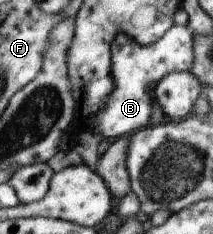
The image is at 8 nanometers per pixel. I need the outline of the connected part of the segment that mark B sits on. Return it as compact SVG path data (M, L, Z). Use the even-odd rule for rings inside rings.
M176 23L156 43L142 46L136 39L125 38L119 35L113 48L113 75L115 91L110 95L107 105L95 115L95 127L90 131L103 139L122 138L132 135L138 130L147 127L153 119L155 111L156 89L159 83L173 71L191 72L195 65L195 36L190 26Z

